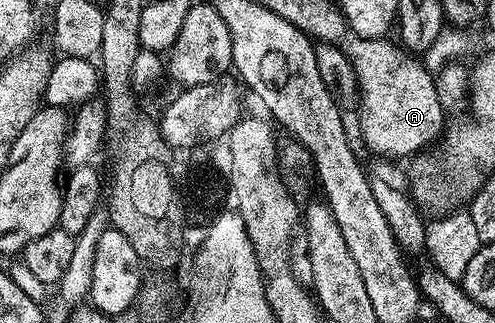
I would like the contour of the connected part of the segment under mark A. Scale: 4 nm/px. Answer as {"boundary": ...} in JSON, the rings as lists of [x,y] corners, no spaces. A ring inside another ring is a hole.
{"boundary":[[[388,37],[380,38],[357,38],[354,41],[354,46],[349,50],[349,58],[353,61],[353,74],[357,77],[357,90],[361,93],[361,138],[365,141],[365,146],[371,153],[377,154],[373,156],[380,156],[385,160],[402,160],[408,159],[410,156],[416,155],[418,152],[424,151],[430,144],[436,143],[443,133],[443,127],[446,125],[447,117],[446,111],[442,107],[442,97],[436,94],[436,84],[434,82],[434,75],[429,72],[428,68],[421,62],[416,62],[416,57],[407,56],[407,51],[404,46],[398,44],[396,41],[388,42]]]}

